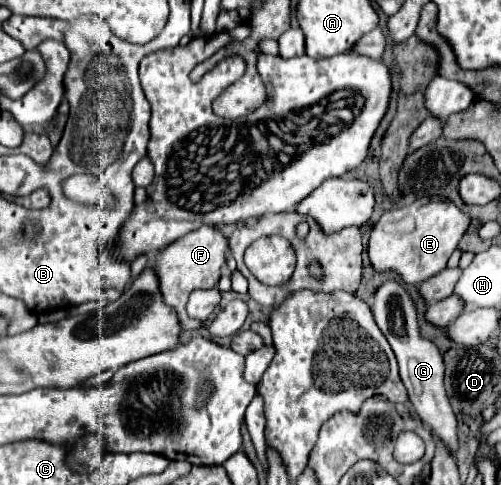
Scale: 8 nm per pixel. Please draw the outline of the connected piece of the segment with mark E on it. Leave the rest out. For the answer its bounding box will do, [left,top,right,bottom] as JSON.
[370,198,470,284]

